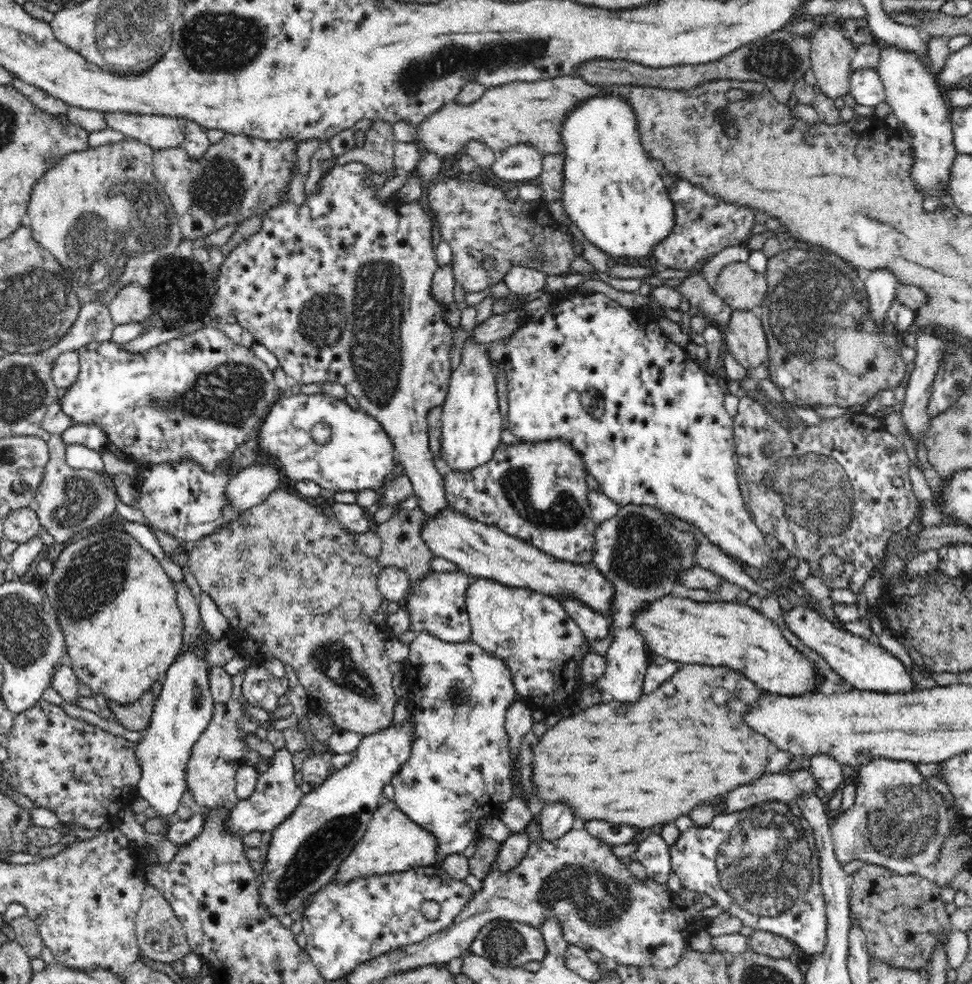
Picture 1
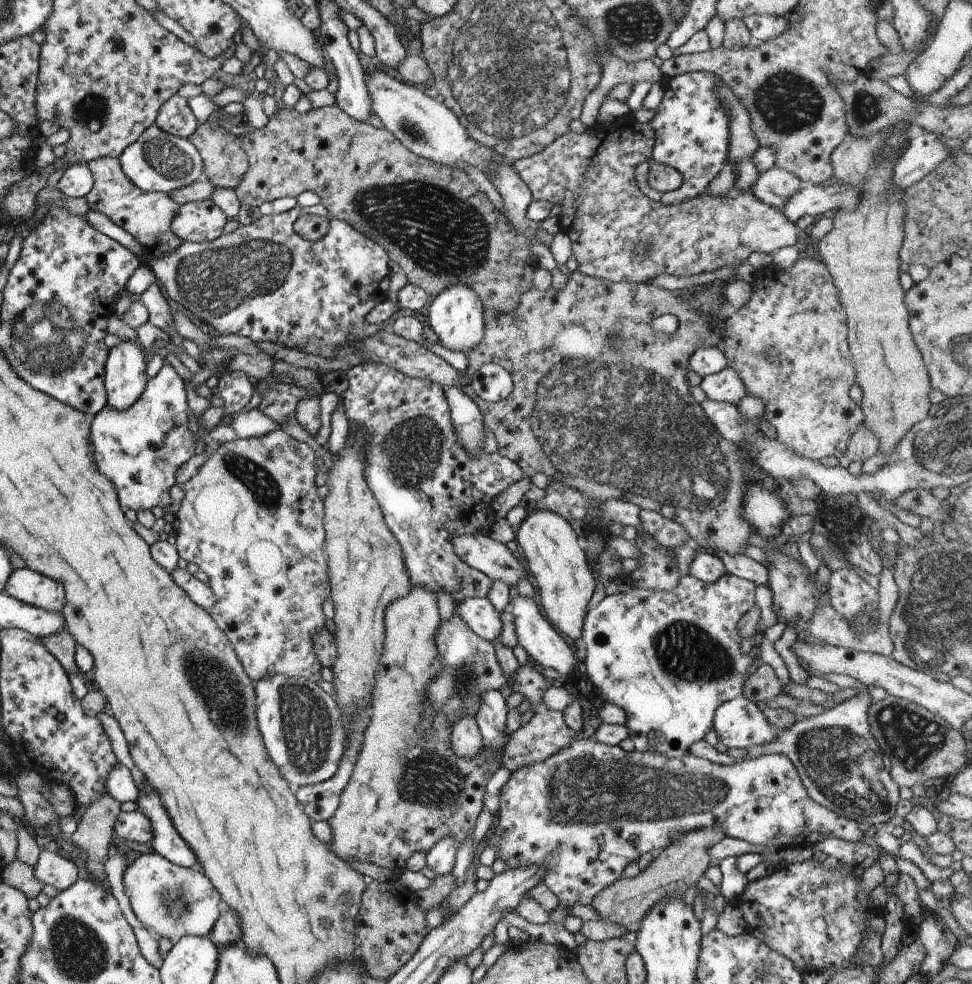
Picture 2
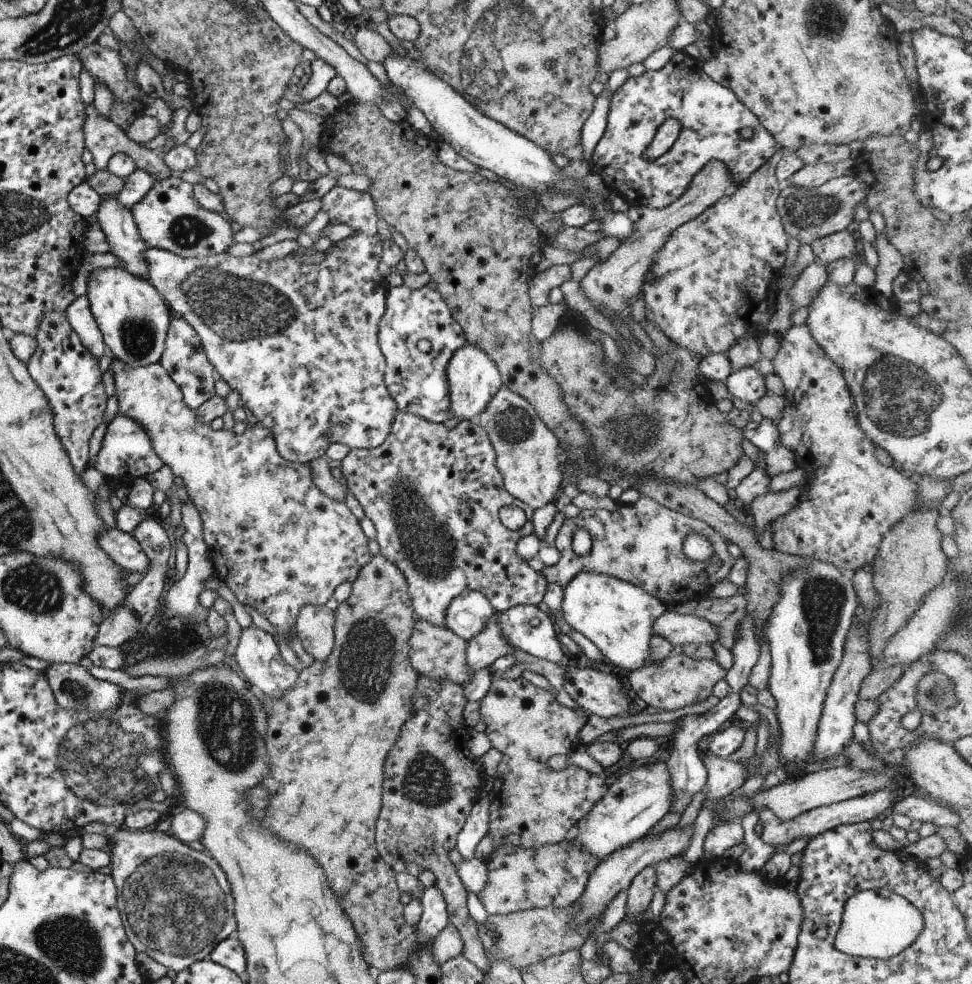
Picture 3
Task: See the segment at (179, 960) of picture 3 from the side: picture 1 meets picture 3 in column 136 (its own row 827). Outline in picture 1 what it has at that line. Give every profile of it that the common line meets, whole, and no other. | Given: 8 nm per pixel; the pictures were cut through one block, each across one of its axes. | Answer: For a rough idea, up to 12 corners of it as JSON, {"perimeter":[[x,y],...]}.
{"perimeter":[[862,762],[837,859],[936,865],[955,813],[918,764]]}

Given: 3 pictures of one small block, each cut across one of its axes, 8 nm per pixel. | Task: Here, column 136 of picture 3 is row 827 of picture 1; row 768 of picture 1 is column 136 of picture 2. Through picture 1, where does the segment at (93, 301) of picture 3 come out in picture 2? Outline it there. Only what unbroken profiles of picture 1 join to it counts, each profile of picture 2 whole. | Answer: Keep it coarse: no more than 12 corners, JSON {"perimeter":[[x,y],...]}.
{"perimeter":[[139,341],[108,348],[106,404],[125,410],[143,392],[145,354]]}

